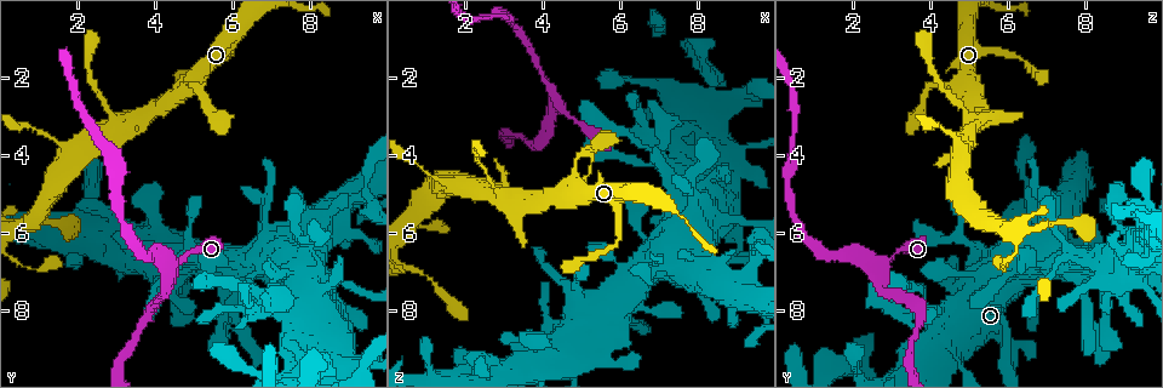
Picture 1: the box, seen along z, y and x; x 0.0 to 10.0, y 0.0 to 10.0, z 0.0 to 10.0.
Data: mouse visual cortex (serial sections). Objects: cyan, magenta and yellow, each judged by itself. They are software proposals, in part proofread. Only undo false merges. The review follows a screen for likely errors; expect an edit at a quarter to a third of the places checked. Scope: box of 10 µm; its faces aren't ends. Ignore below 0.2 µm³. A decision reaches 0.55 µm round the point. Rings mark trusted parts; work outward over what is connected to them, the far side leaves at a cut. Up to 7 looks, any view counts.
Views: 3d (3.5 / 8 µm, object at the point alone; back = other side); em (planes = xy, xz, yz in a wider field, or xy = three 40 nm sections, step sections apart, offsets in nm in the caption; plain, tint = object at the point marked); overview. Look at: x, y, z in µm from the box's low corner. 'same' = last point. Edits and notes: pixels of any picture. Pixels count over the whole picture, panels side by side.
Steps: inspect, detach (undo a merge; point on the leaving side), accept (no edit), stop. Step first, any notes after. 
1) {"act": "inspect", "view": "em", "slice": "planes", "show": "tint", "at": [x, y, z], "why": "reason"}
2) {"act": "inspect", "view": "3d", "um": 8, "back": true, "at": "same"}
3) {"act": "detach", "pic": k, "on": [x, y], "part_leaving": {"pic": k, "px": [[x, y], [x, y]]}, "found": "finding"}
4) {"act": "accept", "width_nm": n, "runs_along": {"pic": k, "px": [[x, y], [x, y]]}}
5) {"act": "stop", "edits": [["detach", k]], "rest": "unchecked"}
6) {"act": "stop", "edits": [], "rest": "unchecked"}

{"act": "inspect", "view": "3d", "um": 3.5, "at": [4.60, 6.75, 2.80], "why": "arms part here"}

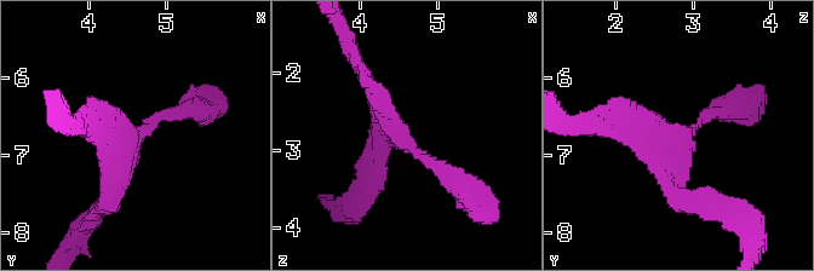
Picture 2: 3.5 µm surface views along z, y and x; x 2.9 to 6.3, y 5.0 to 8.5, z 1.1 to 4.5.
{"act": "inspect", "view": "em", "slice": "xy", "step": 3, "show": "tint", "at": [4.55, 6.75, 2.85]}

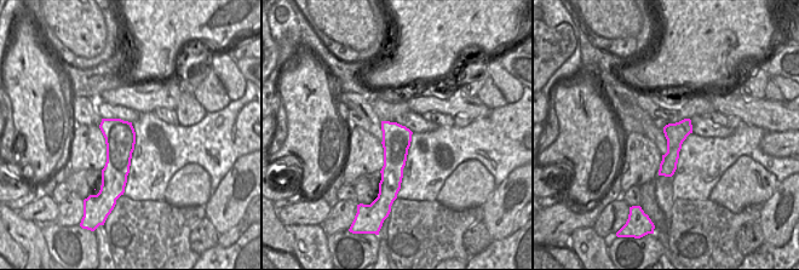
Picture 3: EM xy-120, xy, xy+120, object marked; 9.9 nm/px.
{"act": "accept", "found": "one cell here"}

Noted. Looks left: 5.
{"act": "inspect", "view": "3d", "um": 8, "at": [4.85, 2.25, 4.65], "why": "abrupt turn"}

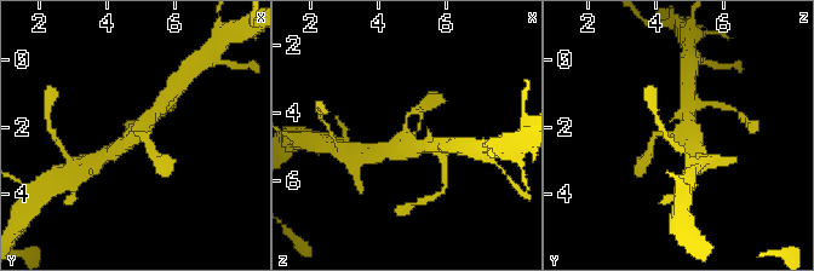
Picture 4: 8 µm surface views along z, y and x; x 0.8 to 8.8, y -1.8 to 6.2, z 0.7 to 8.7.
{"act": "inspect", "view": "3d", "um": 3.5, "at": "same", "why": "zoom in"}

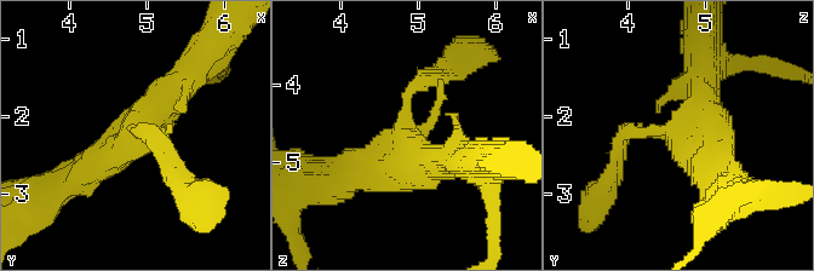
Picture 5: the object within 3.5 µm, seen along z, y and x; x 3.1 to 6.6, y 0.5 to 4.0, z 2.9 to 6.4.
{"act": "accept", "runs_along": {"pic": 5, "px": [[704, 78], [704, 122], [629, 130], [620, 149]]}, "found": "all the same cell"}

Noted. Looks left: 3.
{"act": "inspect", "view": "3d", "um": 3.5, "at": [1.75, 3.80, 4.70], "why": "small branch off a trunk"}

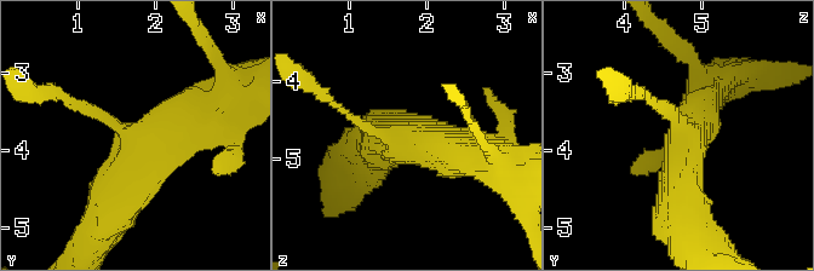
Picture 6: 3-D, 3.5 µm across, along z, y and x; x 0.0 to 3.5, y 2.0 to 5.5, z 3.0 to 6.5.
{"act": "inspect", "view": "em", "slice": "xy", "step": 2, "show": "tint", "at": [1.70, 3.85, 4.80], "arms": 3, "arm_widths_nm": [150, 450, 600], "why": "now the EM"}

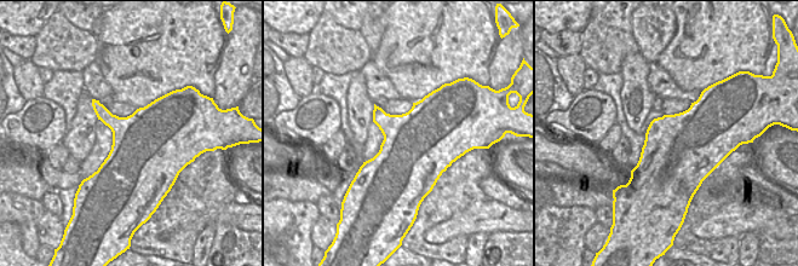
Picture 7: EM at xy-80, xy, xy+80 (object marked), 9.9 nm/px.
{"act": "accept", "runs_along": {"pic": 6, "px": [[210, 107], [127, 169], [105, 218]]}, "found": "continuous, no second cell"}

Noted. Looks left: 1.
{"act": "stop", "edits": [], "rest": "unchecked"}

